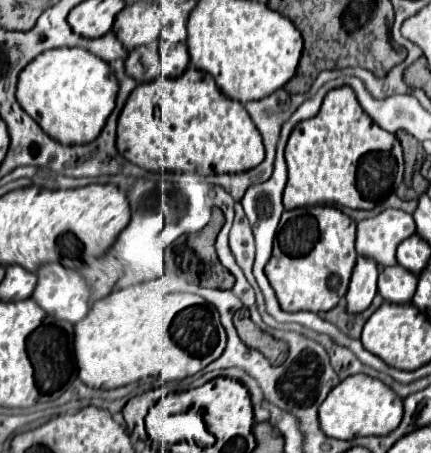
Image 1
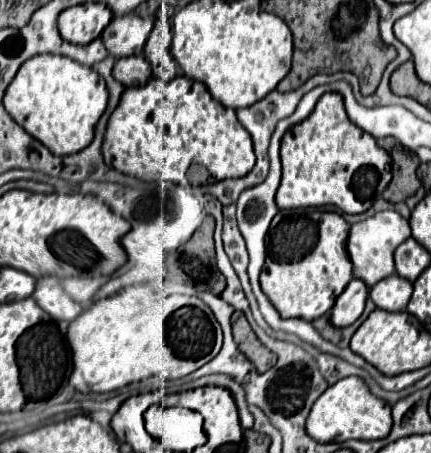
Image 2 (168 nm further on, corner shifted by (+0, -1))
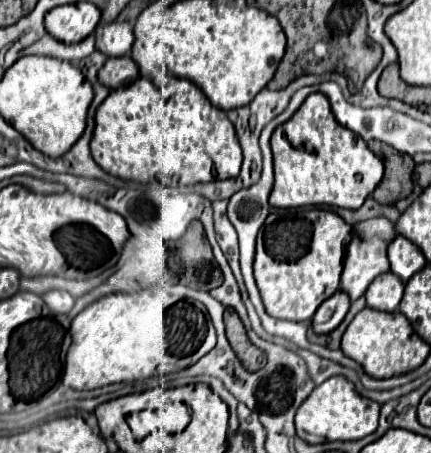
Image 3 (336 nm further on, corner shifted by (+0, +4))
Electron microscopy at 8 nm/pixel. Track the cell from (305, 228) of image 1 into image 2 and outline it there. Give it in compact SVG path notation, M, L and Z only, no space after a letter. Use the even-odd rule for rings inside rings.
M316 208L280 210L268 232L268 256L260 286L284 318L316 320L326 314L352 280L352 262L346 252L350 224L336 212Z

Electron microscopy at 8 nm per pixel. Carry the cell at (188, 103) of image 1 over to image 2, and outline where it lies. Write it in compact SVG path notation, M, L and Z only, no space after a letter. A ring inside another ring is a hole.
M186 76L166 84L150 80L140 88L126 88L108 120L104 156L124 174L178 184L188 184L188 170L194 164L204 166L214 180L240 178L256 164L252 136L238 122L236 110L222 106L204 84Z

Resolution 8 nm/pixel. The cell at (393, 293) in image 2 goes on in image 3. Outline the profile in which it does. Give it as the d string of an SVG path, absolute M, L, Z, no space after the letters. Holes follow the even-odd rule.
M384 273L380 277L376 277L370 287L366 289L366 305L370 309L376 311L386 311L392 313L398 309L400 301L402 301L402 293L404 291L404 283L392 275L392 273Z

